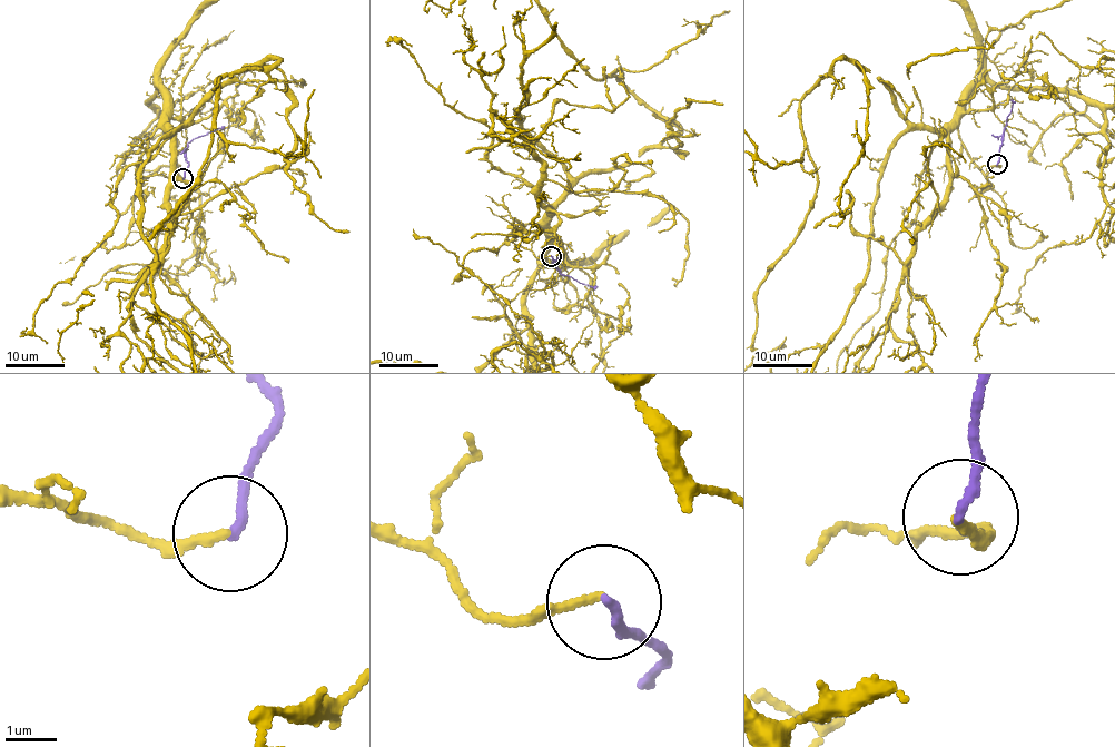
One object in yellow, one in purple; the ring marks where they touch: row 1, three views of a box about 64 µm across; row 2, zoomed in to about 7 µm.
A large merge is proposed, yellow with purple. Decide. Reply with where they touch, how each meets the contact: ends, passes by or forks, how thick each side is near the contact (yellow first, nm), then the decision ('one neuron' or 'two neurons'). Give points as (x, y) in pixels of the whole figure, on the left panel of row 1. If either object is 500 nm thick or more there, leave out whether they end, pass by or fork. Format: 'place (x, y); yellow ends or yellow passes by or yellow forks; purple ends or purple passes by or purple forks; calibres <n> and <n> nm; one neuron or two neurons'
place (183, 178); yellow ends; purple ends; calibres 160 and 170 nm; two neurons

